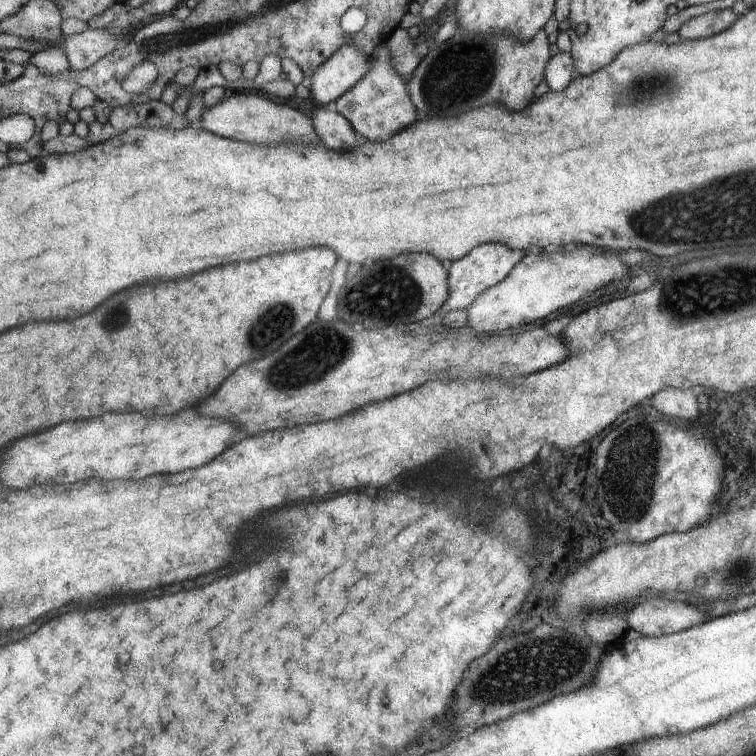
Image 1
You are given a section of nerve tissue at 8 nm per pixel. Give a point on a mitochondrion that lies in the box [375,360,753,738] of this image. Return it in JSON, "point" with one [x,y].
{"point":[535,666]}

